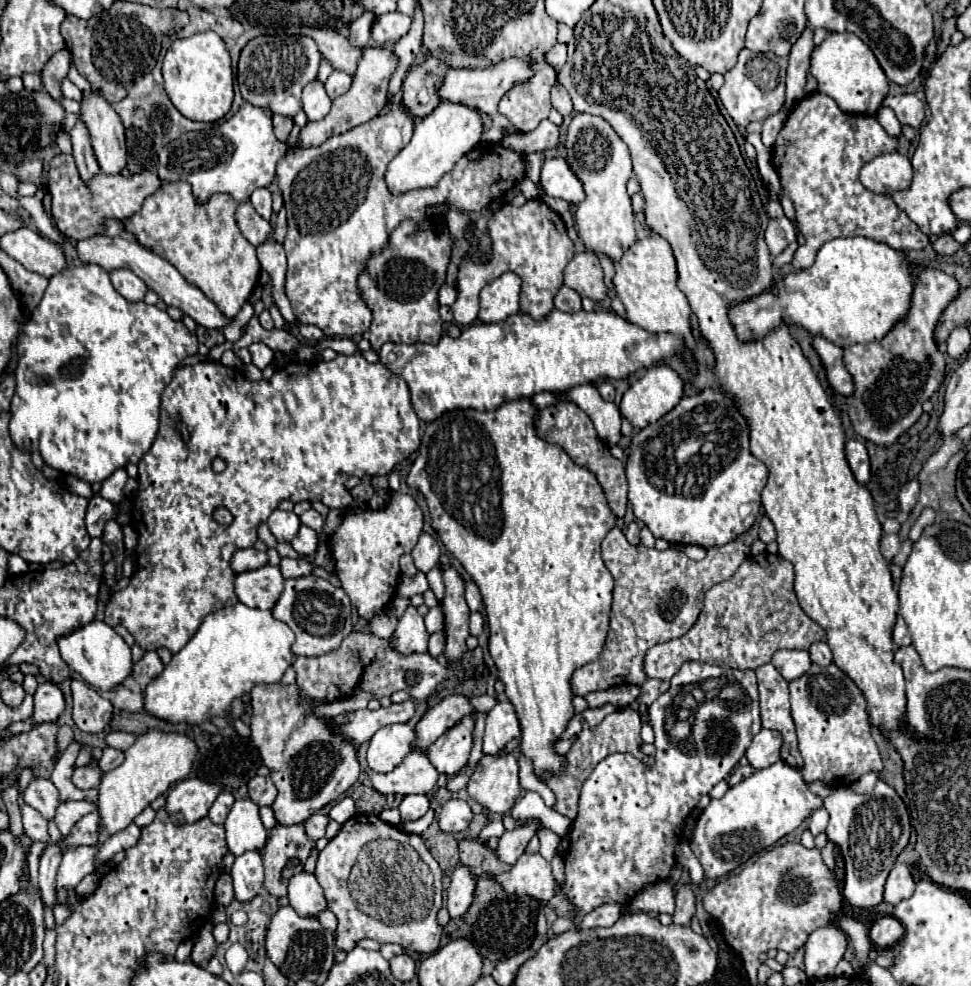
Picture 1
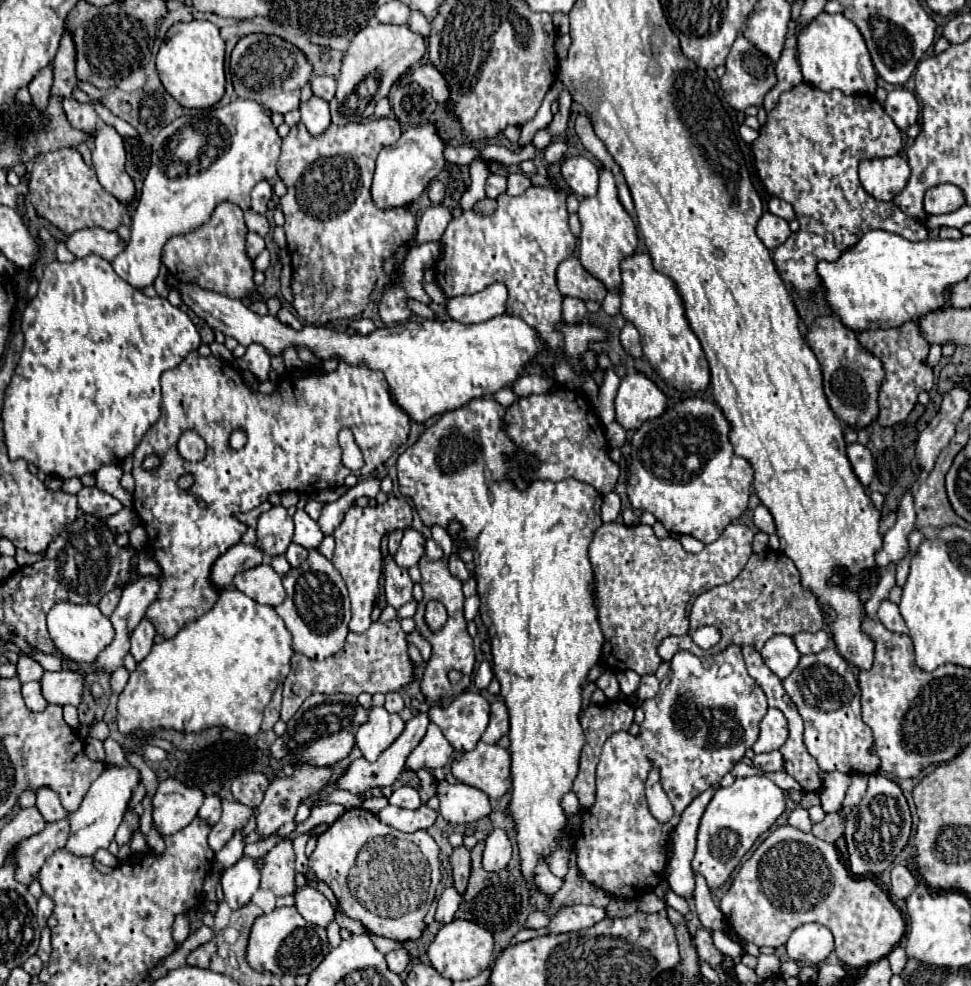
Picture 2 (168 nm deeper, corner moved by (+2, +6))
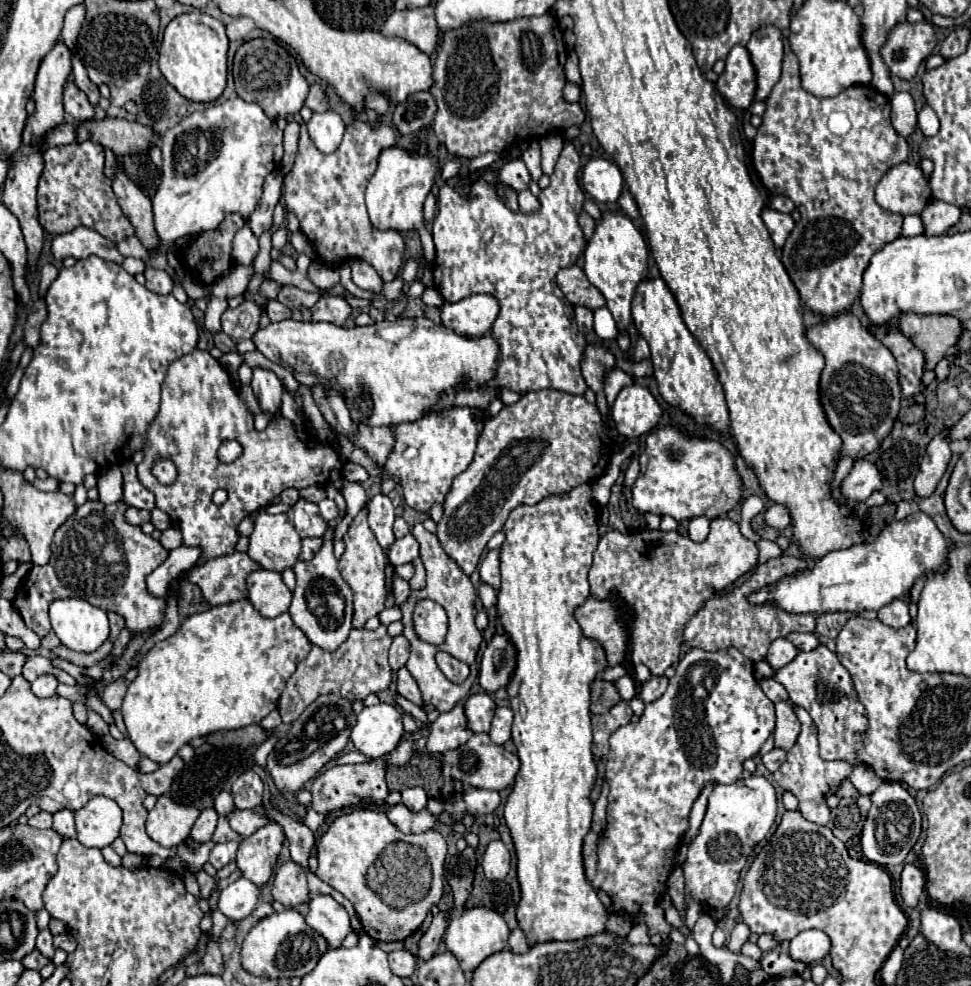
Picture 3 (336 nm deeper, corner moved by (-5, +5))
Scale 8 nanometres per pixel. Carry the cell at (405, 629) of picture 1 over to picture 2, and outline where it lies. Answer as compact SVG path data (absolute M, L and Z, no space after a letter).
M391 556L385 558L383 566L383 576L385 576L385 598L387 604L393 608L401 608L409 600L413 600L413 582L407 574L405 568L399 568Z

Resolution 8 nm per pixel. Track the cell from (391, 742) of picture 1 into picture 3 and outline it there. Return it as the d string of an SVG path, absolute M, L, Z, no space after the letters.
M378 703L374 707L364 707L362 713L358 713L350 741L366 757L378 759L394 751L402 735L402 713L394 705Z

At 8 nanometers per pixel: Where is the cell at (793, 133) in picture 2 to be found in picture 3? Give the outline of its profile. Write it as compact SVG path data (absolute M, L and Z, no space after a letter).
M786 43L782 77L766 99L766 113L762 115L758 135L754 137L752 161L762 177L762 183L774 195L790 197L802 215L786 239L780 259L796 285L802 303L814 313L836 315L848 309L860 295L862 275L872 259L872 253L876 253L880 245L900 237L904 217L876 205L874 189L880 177L900 161L906 161L906 157L908 143L890 125L890 105L884 95L872 89L872 85L854 85L836 97L814 97L800 87L798 59Z

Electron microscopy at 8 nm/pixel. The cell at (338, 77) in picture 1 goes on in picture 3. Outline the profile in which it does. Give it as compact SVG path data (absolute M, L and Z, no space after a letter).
M314 83L314 85L310 87L310 93L308 93L308 97L306 97L304 105L306 105L308 109L312 109L314 113L324 113L324 111L328 109L326 93L322 91L322 87L320 87L318 83Z

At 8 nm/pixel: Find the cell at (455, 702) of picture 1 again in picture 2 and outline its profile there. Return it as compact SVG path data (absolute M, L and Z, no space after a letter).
M417 712L407 724L405 724L405 730L403 730L403 734L379 756L379 760L377 762L367 762L365 758L359 758L359 760L355 760L355 762L351 762L351 766L347 768L347 774L337 782L337 788L341 788L341 790L349 790L351 794L357 794L357 796L363 796L367 790L371 790L371 788L375 788L375 786L379 786L379 788L383 788L383 786L391 786L397 778L399 778L399 774L403 772L403 764L405 764L405 758L411 754L411 750L423 740L423 736L425 736L425 732L427 732L427 726L431 724L431 720L429 720L429 714L427 712Z

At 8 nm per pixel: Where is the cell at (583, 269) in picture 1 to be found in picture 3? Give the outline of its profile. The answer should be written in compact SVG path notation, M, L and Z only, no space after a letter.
M578 265L560 269L556 275L556 281L558 281L558 287L562 289L562 293L566 295L566 299L574 307L582 305L582 307L588 307L594 311L594 309L600 309L606 305L602 293L586 279L584 271Z

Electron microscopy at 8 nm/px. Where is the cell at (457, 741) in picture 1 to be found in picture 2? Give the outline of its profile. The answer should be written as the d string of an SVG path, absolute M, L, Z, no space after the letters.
M461 692L449 706L433 706L429 716L457 752L467 752L477 746L489 724L489 702L477 692Z

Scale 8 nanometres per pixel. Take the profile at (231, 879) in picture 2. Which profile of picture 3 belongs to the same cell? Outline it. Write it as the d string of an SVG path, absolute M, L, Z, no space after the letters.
M240 877L220 891L218 911L222 911L230 921L242 921L254 911L258 897L260 889L252 881Z

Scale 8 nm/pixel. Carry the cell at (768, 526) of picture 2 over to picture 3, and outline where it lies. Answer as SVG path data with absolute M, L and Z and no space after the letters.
M772 505L766 511L766 523L772 525L772 527L776 527L776 529L786 529L792 523L788 507L784 507L784 505Z

